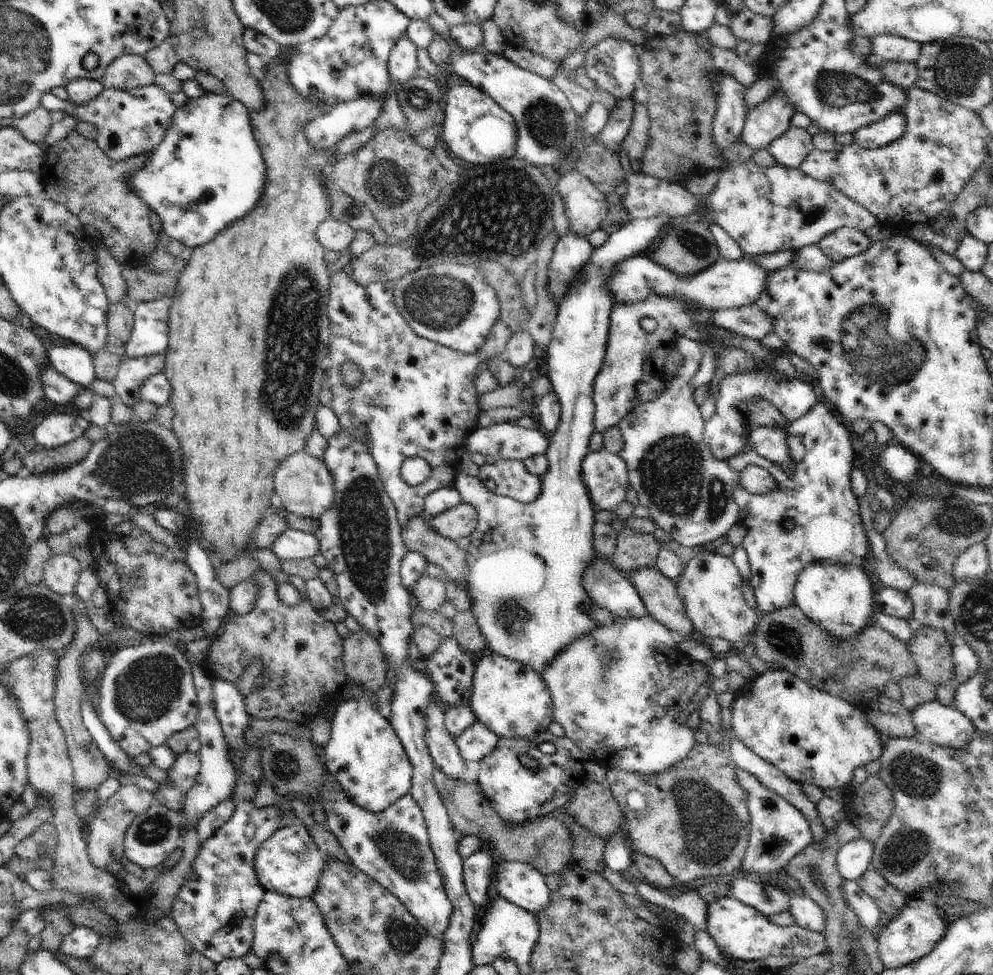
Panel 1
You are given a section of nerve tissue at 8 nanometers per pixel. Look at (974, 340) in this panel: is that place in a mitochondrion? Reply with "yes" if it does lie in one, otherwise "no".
no

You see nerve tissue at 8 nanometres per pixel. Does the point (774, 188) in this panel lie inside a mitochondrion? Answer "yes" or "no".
no

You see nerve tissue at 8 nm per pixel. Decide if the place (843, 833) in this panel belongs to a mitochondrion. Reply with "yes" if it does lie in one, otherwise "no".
no

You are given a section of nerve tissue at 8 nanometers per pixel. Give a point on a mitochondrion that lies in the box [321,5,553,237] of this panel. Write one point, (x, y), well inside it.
(385, 181)

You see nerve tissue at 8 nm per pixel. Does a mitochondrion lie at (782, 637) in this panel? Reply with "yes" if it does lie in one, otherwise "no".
yes

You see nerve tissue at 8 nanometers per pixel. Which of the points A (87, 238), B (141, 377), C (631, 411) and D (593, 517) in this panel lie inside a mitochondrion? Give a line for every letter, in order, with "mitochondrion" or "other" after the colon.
A: other
B: other
C: other
D: other

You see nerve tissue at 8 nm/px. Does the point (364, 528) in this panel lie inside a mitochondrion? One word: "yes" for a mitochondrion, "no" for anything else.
yes

